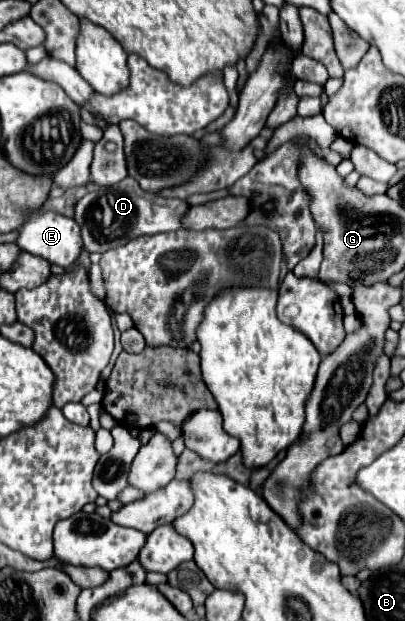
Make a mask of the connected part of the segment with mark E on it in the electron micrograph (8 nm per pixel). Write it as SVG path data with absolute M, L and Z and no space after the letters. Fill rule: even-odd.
M33 211L33 213L29 215L29 221L21 227L17 245L19 245L23 251L33 253L33 255L37 255L37 257L43 257L43 259L47 259L51 265L59 265L59 267L63 267L63 269L73 267L75 261L77 261L79 255L81 255L81 249L83 249L81 229L79 229L79 225L75 223L75 219L65 217L65 215L59 215L59 213L53 213L53 211L47 211L47 213Z

